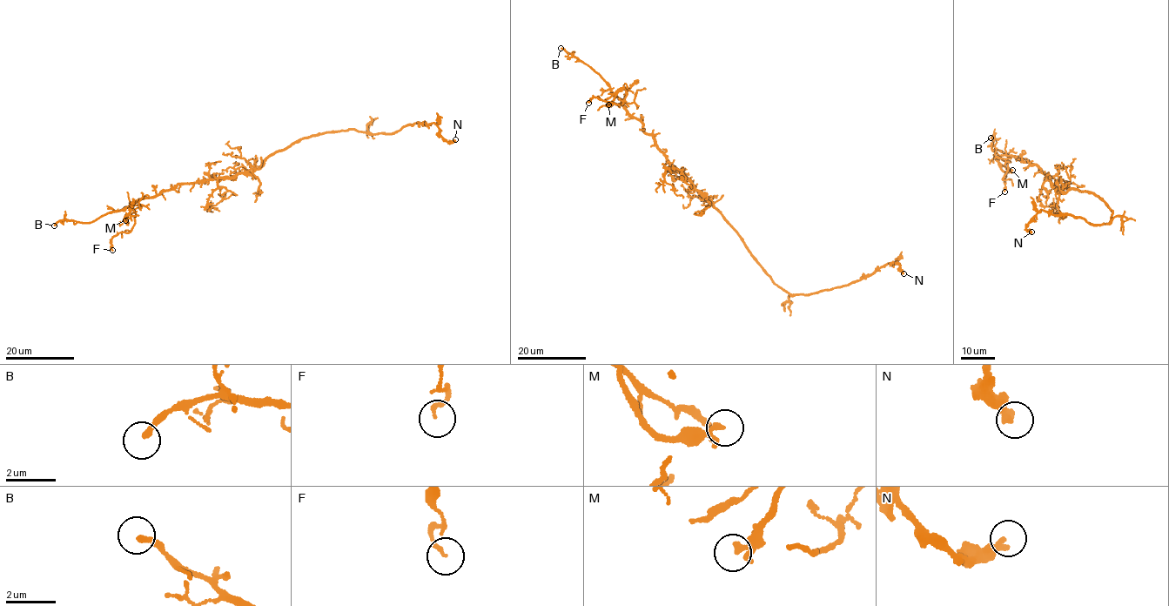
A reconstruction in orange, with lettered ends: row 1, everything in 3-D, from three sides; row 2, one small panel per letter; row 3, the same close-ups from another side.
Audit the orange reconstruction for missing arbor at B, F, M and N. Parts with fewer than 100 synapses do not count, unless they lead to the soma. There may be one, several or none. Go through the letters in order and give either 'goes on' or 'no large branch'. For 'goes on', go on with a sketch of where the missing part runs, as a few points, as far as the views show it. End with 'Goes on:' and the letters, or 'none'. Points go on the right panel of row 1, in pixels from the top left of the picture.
B: goes on; missing branch runs (990, 138), (996, 134), (1018, 146)
F: no large branch
M: no large branch
N: no large branch
Goes on: B

